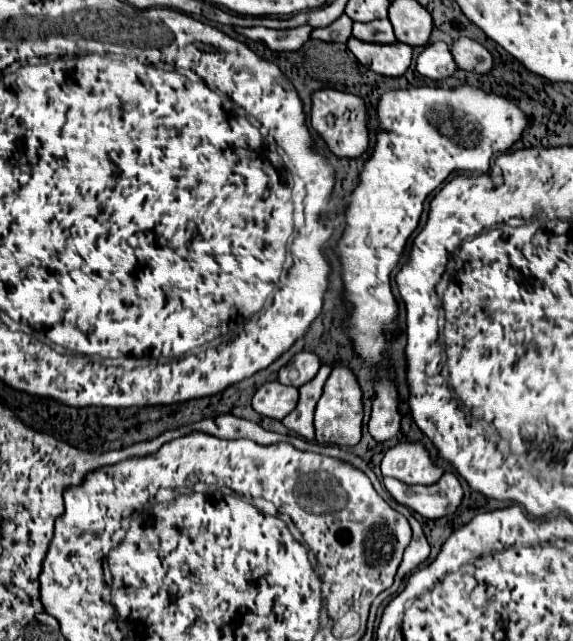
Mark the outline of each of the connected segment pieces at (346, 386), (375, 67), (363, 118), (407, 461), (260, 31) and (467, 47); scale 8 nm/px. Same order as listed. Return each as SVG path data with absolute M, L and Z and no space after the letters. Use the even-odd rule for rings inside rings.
M334 367L316 407L316 417L314 417L316 441L340 447L354 447L362 437L362 417L364 417L364 403L356 375L348 367Z
M350 37L348 49L356 55L356 59L364 67L380 75L400 77L412 65L412 47L408 47L406 43L396 41L390 45L378 45L378 43L366 43Z
M320 89L312 95L312 127L324 137L330 151L340 157L360 157L368 151L370 129L368 129L368 109L366 101L358 95Z
M398 443L396 447L388 449L382 459L382 475L394 477L394 479L408 483L408 485L432 485L442 477L442 473L444 471L438 465L434 465L428 451L420 443Z
M310 25L294 27L294 29L268 29L268 27L238 27L240 35L252 41L264 41L272 51L298 51L310 39Z
M460 37L458 41L454 41L454 45L450 47L454 61L460 69L464 71L472 71L472 73L490 73L494 67L492 55L486 47L482 47L480 43L476 43L474 39L468 37Z

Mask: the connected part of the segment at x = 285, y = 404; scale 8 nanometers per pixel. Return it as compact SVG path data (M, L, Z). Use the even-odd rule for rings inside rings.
M278 381L264 383L252 399L252 407L272 419L286 417L298 403L298 389L282 385Z

